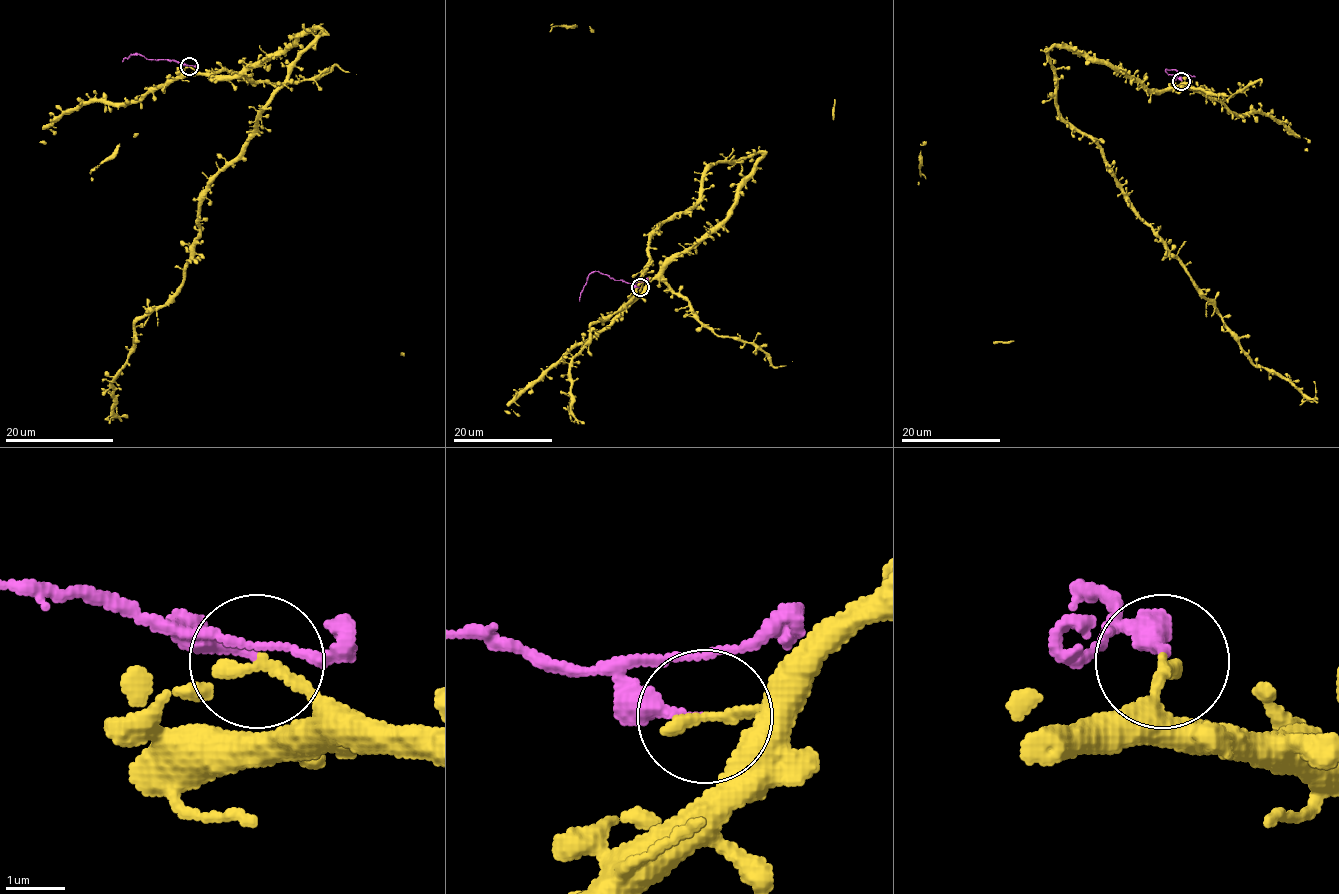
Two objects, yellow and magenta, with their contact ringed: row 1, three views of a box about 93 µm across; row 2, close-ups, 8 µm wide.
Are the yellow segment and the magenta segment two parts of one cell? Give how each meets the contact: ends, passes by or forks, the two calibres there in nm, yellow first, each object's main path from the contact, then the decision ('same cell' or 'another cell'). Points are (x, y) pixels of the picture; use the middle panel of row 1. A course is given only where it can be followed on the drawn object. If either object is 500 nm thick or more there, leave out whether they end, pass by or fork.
yellow ends there; magenta ends there; 240 nm thick on the yellow side, 160 nm on the other; yellow runs (640, 287), (726, 217), (762, 155), (714, 164), (703, 197), (651, 235), (636, 293), (572, 360), (570, 419); magenta runs (640, 287), (595, 271), (588, 277), (579, 301); another cell

